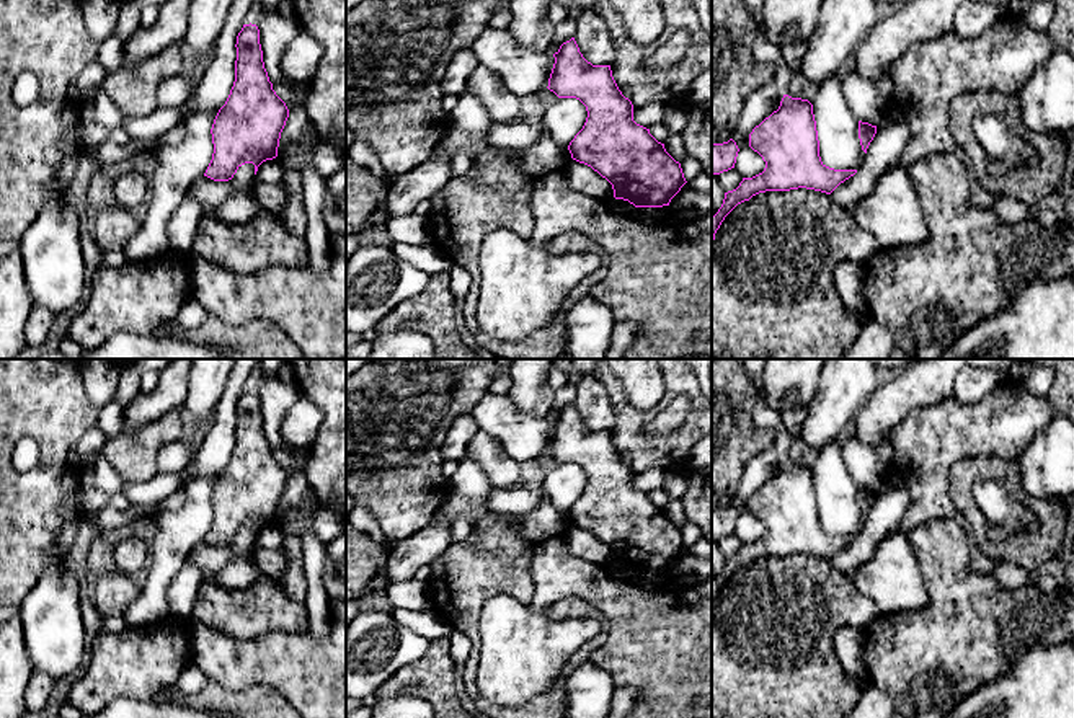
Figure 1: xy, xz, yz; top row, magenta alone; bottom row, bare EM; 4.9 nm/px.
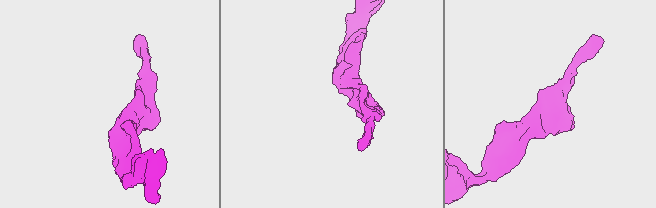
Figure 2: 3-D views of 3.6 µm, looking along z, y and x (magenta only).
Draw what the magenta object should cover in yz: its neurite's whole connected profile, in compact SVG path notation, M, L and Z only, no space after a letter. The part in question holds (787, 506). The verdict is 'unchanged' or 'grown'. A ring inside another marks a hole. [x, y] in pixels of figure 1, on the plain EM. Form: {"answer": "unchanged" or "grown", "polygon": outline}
{"answer": "unchanged", "polygon": "M783 460L777 476L752 494L749 512L762 522L766 534L752 543L743 543L736 555L725 558L721 573L712 581L712 615L725 583L752 561L798 553L831 560L857 538L834 535L821 527L813 470L788 460Z"}

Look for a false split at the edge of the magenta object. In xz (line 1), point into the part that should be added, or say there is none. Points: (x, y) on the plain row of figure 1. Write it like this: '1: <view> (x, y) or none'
1: none

